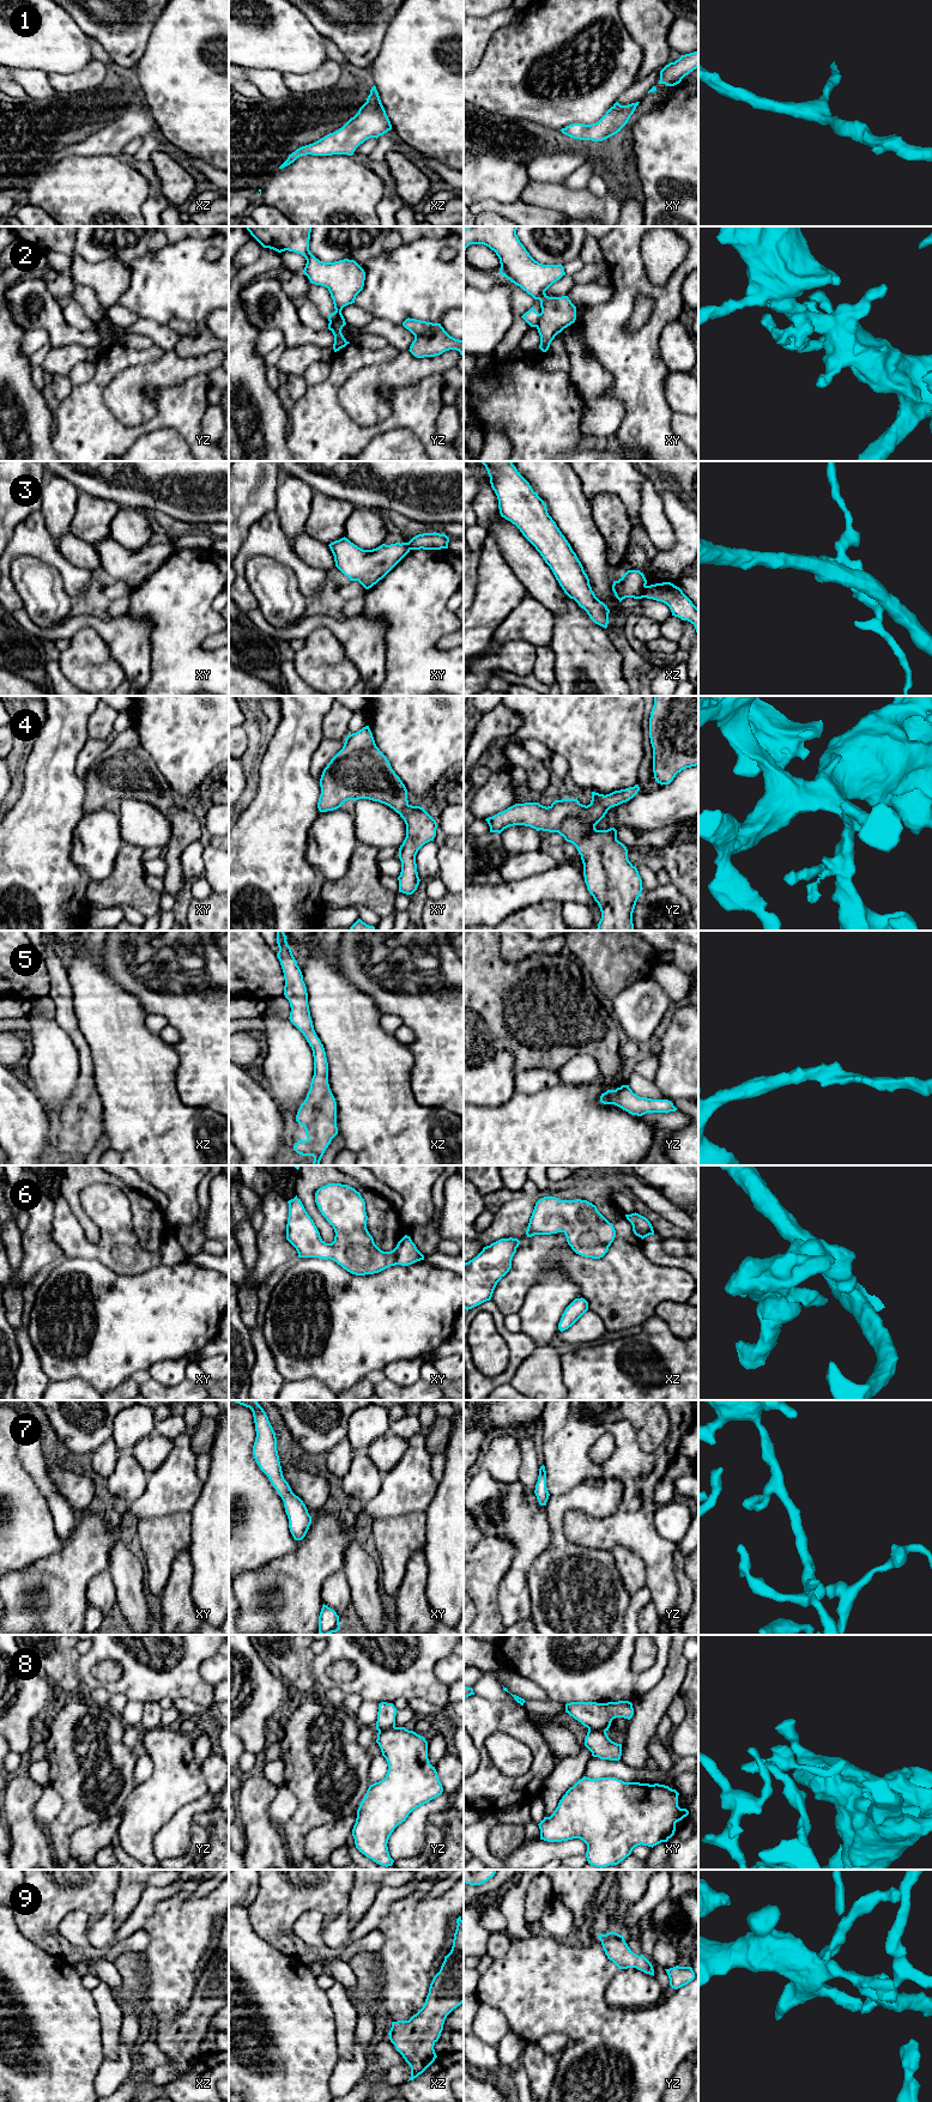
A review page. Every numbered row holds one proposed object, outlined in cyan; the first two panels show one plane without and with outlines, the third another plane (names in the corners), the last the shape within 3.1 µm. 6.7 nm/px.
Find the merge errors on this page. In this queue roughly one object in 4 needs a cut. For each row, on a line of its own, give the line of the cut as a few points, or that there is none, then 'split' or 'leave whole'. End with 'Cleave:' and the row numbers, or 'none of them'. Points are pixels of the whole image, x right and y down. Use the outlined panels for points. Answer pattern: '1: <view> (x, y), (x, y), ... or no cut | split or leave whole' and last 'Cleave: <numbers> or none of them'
1: no cut | leave whole
2: xy (540, 314), (534, 326) | split
3: xz (646, 586), (641, 597) | split
4: no cut | leave whole
5: no cut | leave whole
6: no cut | leave whole
7: no cut | leave whole
8: xy (588, 1728), (605, 1732) | split
9: no cut | leave whole
Cleave: 2, 3, 8

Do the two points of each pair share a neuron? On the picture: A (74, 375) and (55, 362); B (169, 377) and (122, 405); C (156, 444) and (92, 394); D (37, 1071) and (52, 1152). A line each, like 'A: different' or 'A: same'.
A: different
B: same
C: different
D: same

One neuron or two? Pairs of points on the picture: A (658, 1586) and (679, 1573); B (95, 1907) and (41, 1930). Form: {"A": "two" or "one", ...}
{"A": "two", "B": "one"}

